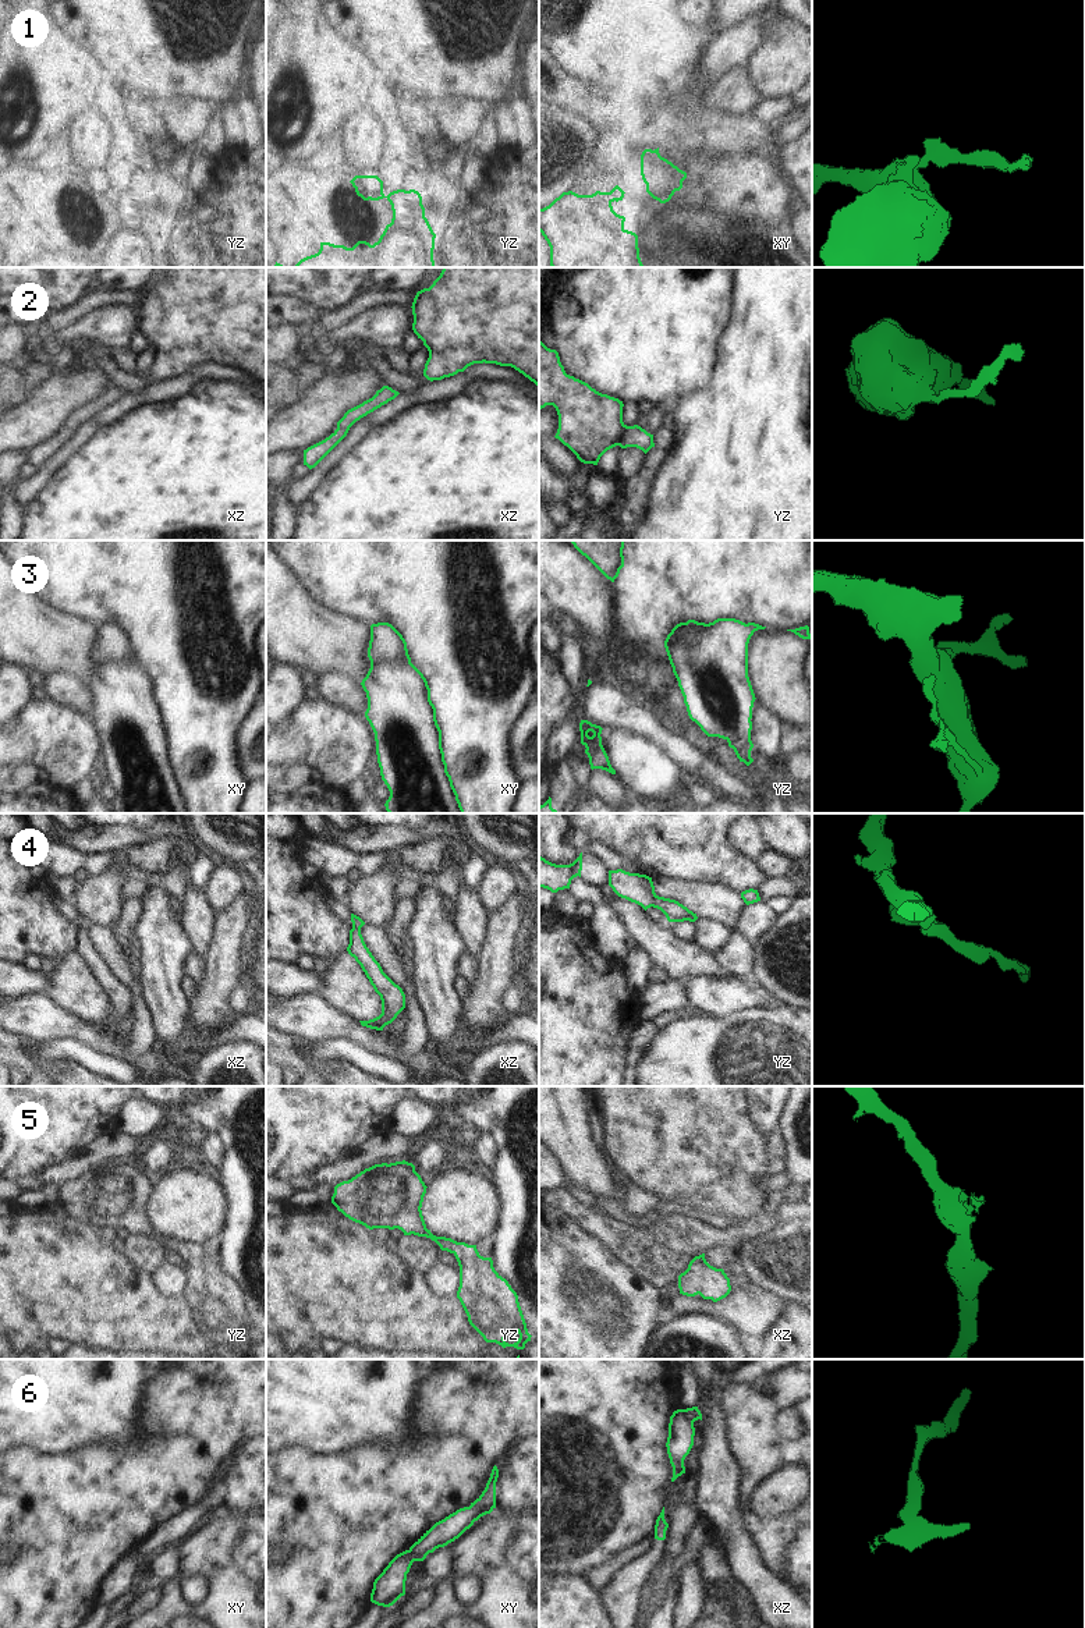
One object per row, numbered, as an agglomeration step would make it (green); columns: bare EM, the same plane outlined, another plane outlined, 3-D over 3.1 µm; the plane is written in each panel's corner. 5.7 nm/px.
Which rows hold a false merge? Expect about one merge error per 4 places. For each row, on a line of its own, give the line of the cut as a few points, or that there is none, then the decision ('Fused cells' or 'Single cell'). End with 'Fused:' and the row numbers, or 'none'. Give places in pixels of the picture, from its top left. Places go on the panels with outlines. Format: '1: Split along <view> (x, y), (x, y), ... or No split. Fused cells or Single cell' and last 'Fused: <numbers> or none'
1: No split. Single cell
2: No split. Single cell
3: No split. Single cell
4: No split. Single cell
5: No split. Single cell
6: Split along xz (681, 1410), (692, 1422). Fused cells
Fused: 6

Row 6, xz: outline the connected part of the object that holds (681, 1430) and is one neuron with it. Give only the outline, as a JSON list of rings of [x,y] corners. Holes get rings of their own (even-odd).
[[[677,1409],[670,1416],[669,1437],[667,1437],[667,1454],[673,1466],[674,1482],[678,1476],[685,1473],[684,1459],[689,1454],[694,1446],[695,1427],[682,1409]]]

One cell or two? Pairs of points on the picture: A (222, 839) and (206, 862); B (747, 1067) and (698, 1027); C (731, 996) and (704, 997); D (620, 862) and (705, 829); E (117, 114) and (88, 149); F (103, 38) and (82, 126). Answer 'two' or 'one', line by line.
A: two
B: one
C: one
D: two
E: one
F: two

